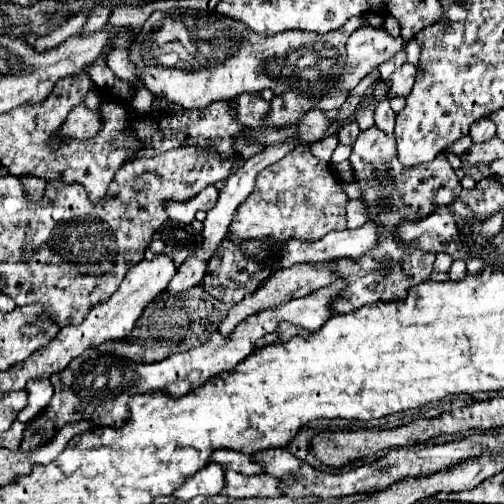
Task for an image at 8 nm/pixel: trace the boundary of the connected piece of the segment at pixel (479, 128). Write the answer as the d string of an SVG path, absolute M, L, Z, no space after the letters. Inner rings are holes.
M480 118L478 122L474 122L474 124L470 126L470 134L468 134L468 136L470 136L472 142L476 142L476 144L488 142L490 138L496 136L496 126L494 126L494 122L488 120L488 118Z

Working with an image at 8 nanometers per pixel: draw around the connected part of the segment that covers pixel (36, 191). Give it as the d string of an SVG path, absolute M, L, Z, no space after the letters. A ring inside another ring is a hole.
M22 176L20 182L26 186L26 192L30 194L30 198L42 198L44 194L44 186L46 186L46 180L44 178L38 178L38 176Z

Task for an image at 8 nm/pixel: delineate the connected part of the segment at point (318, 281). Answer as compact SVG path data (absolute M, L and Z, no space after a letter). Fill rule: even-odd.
M294 264L294 266L288 268L288 270L280 270L280 272L276 272L272 278L268 278L268 280L262 284L260 290L256 290L254 294L248 294L242 302L234 304L234 306L230 308L228 316L220 322L218 332L224 334L224 338L230 338L230 334L234 332L234 328L236 328L240 322L244 322L248 316L258 314L258 312L262 312L262 310L278 308L280 304L286 304L286 302L290 302L292 298L308 296L308 294L312 294L312 292L318 290L318 288L330 286L334 280L336 280L336 274L330 272L330 270L326 270L324 264L322 264L322 266L320 266L320 264L318 264L318 266L312 266L312 264Z

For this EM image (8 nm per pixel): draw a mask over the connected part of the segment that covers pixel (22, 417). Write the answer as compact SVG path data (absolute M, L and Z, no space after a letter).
M28 382L26 392L28 392L28 404L24 410L18 412L20 422L30 422L50 402L54 388L50 382Z

